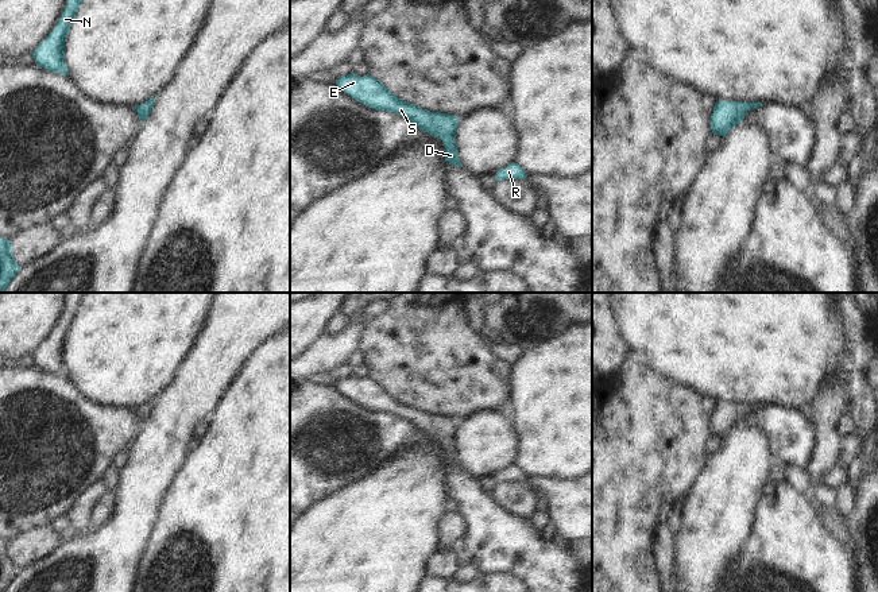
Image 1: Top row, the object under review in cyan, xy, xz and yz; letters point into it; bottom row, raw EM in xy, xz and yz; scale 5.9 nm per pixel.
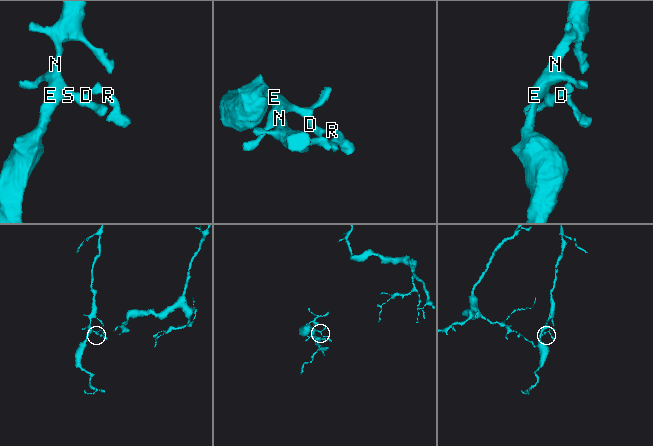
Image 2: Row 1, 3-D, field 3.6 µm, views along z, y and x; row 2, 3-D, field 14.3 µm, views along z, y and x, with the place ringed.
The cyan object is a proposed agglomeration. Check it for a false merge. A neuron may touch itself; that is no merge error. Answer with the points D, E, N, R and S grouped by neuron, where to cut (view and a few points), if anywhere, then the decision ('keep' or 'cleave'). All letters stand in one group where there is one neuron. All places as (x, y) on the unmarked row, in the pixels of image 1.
D E N R S | no cut | keep

